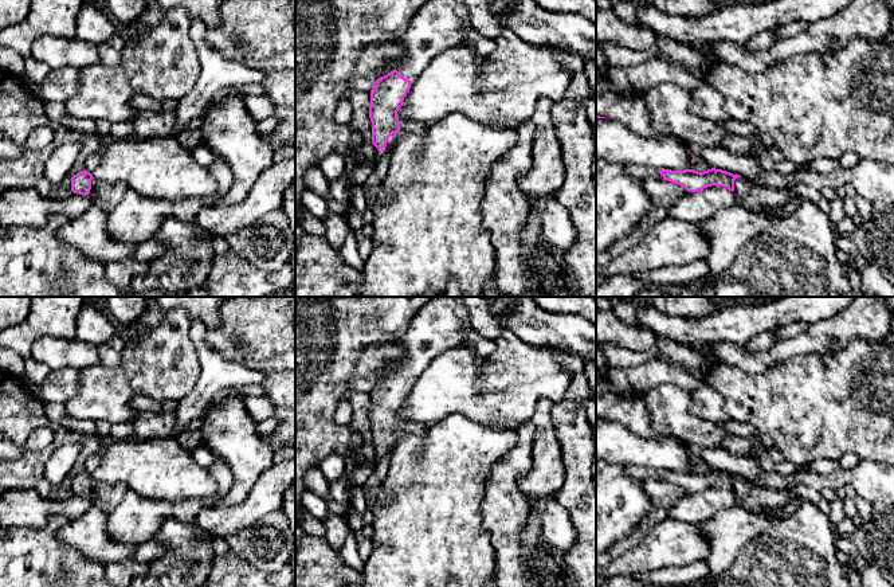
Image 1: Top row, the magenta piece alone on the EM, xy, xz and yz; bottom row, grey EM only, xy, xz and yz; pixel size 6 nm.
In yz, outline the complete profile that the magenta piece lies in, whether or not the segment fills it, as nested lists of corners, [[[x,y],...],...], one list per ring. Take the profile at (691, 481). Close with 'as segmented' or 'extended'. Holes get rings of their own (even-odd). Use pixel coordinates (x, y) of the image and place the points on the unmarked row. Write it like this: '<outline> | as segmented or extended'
[[[662,469],[659,474],[663,477],[663,481],[678,485],[689,493],[698,493],[711,486],[728,489],[734,494],[737,506],[754,513],[775,513],[779,517],[787,517],[796,510],[795,500],[799,496],[791,488],[784,490],[766,489],[752,485],[748,480],[737,474],[733,476],[715,469],[703,473]]] | extended

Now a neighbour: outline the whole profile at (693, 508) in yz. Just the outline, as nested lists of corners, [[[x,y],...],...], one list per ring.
[[[711,486],[698,493],[686,492],[670,508],[668,517],[687,524],[699,524],[713,518],[719,510],[734,506],[737,506],[737,501],[732,492]]]

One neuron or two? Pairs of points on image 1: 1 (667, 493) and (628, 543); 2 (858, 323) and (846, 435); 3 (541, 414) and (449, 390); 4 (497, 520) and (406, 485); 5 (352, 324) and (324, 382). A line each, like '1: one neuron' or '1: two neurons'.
1: one neuron
2: two neurons
3: two neurons
4: two neurons
5: one neuron

